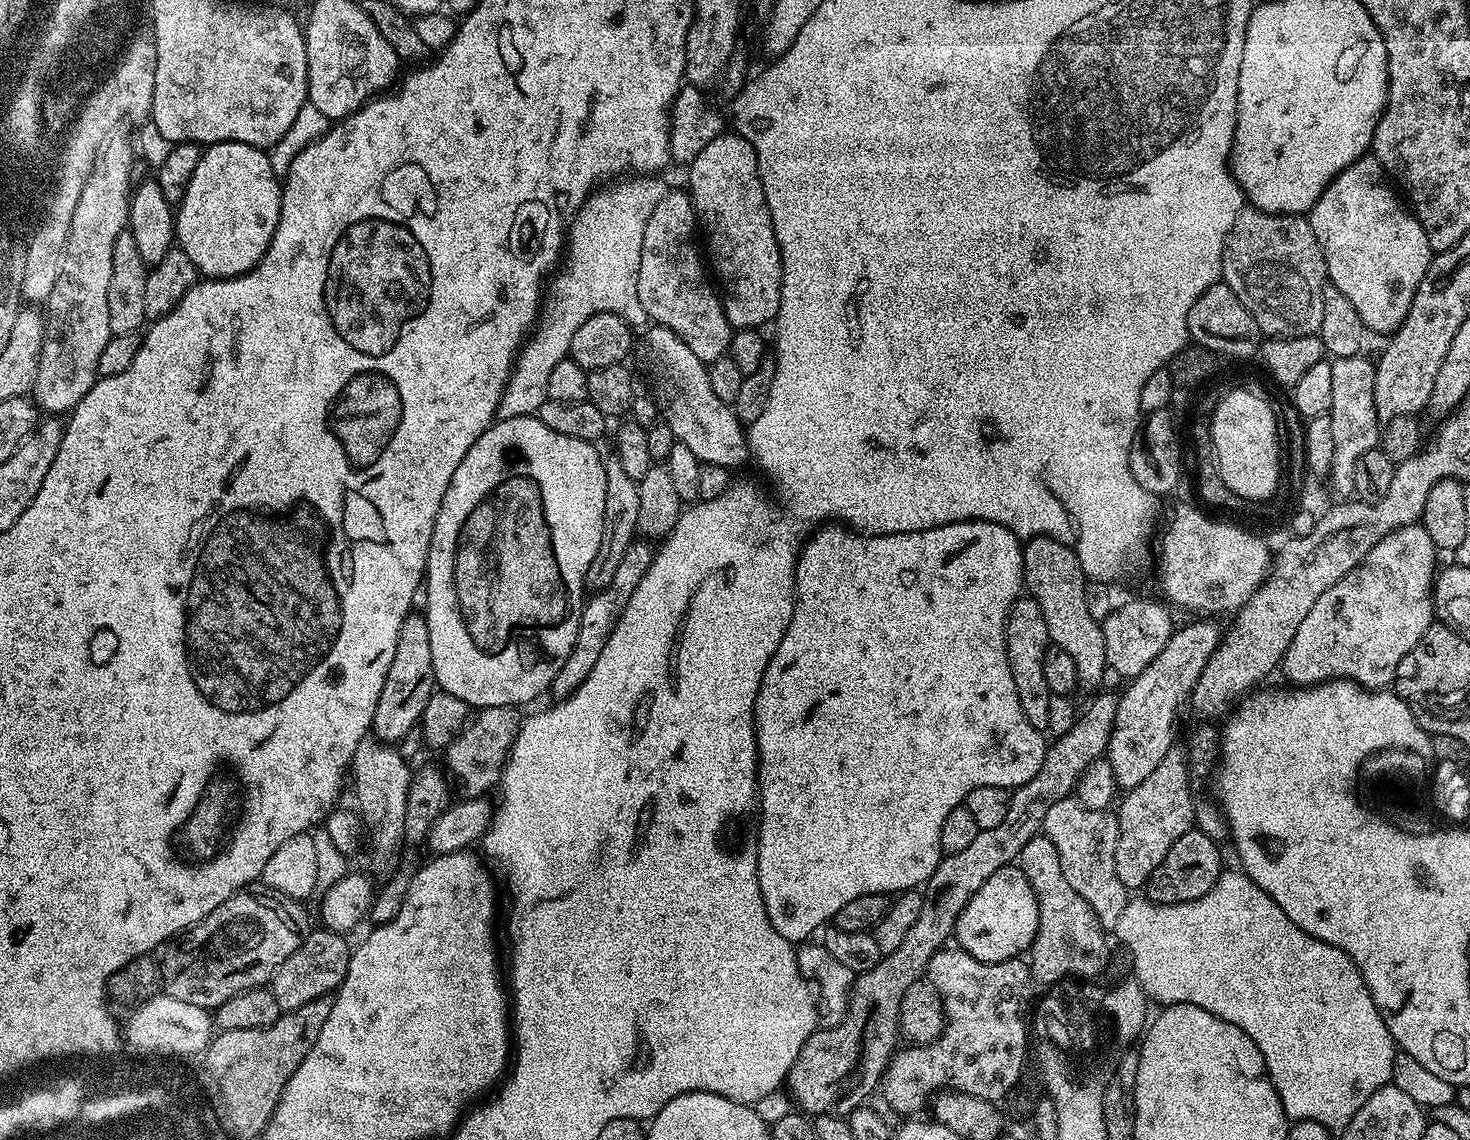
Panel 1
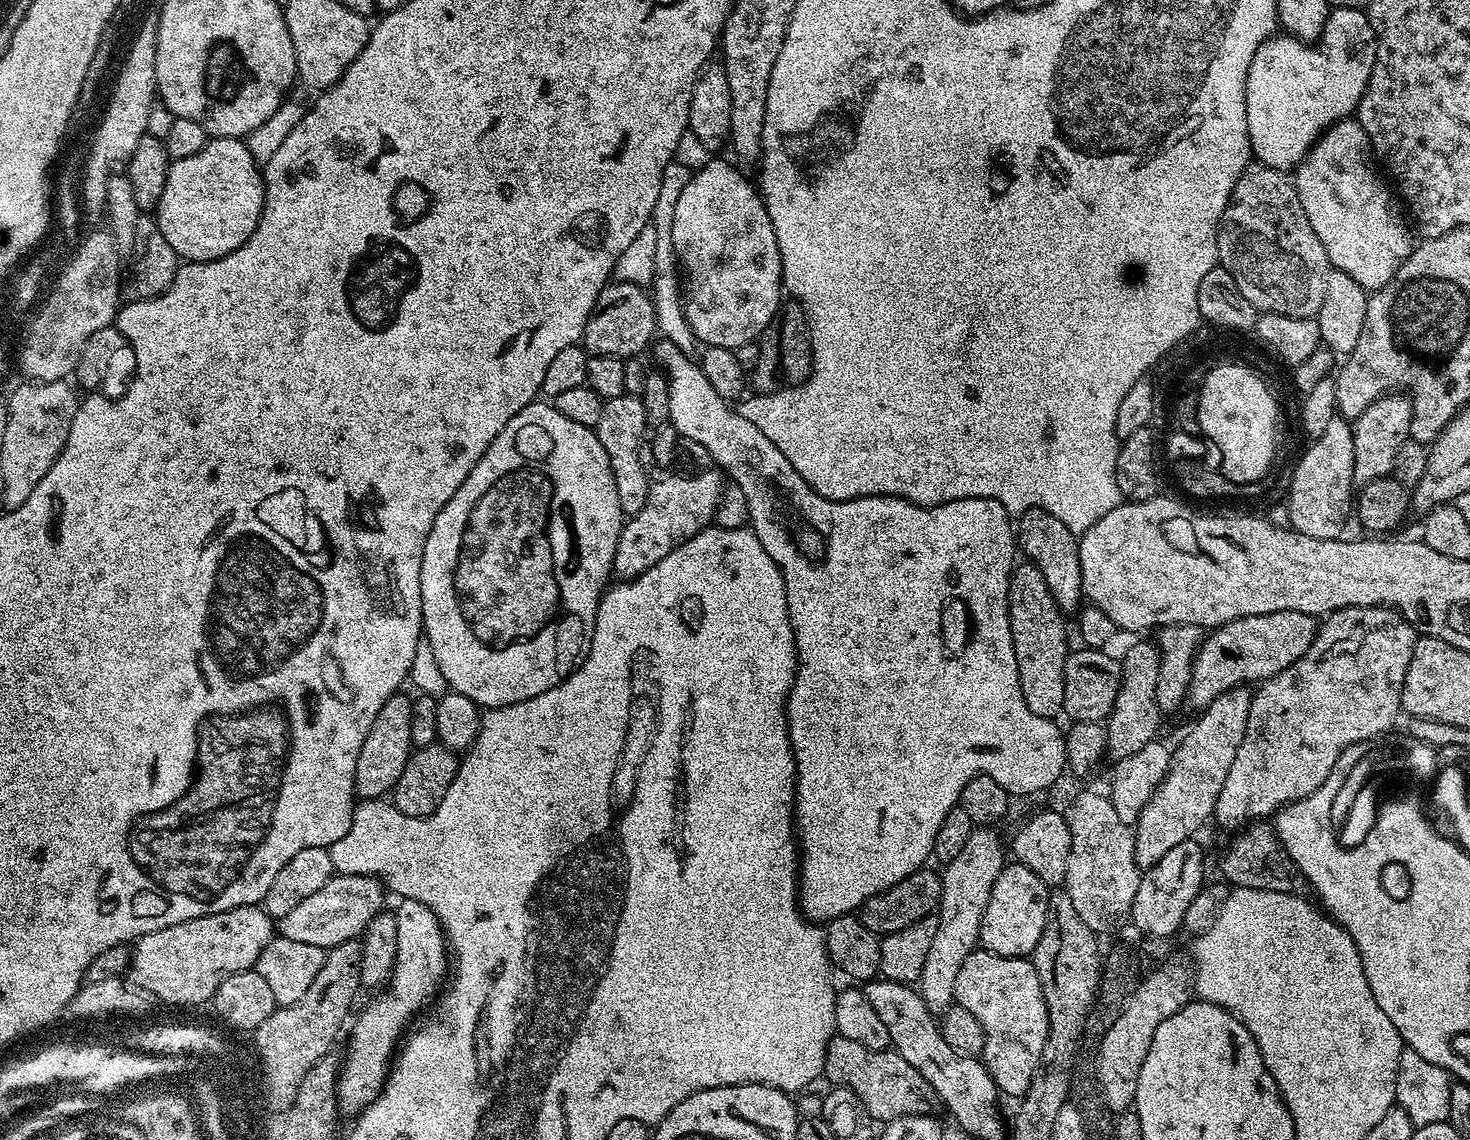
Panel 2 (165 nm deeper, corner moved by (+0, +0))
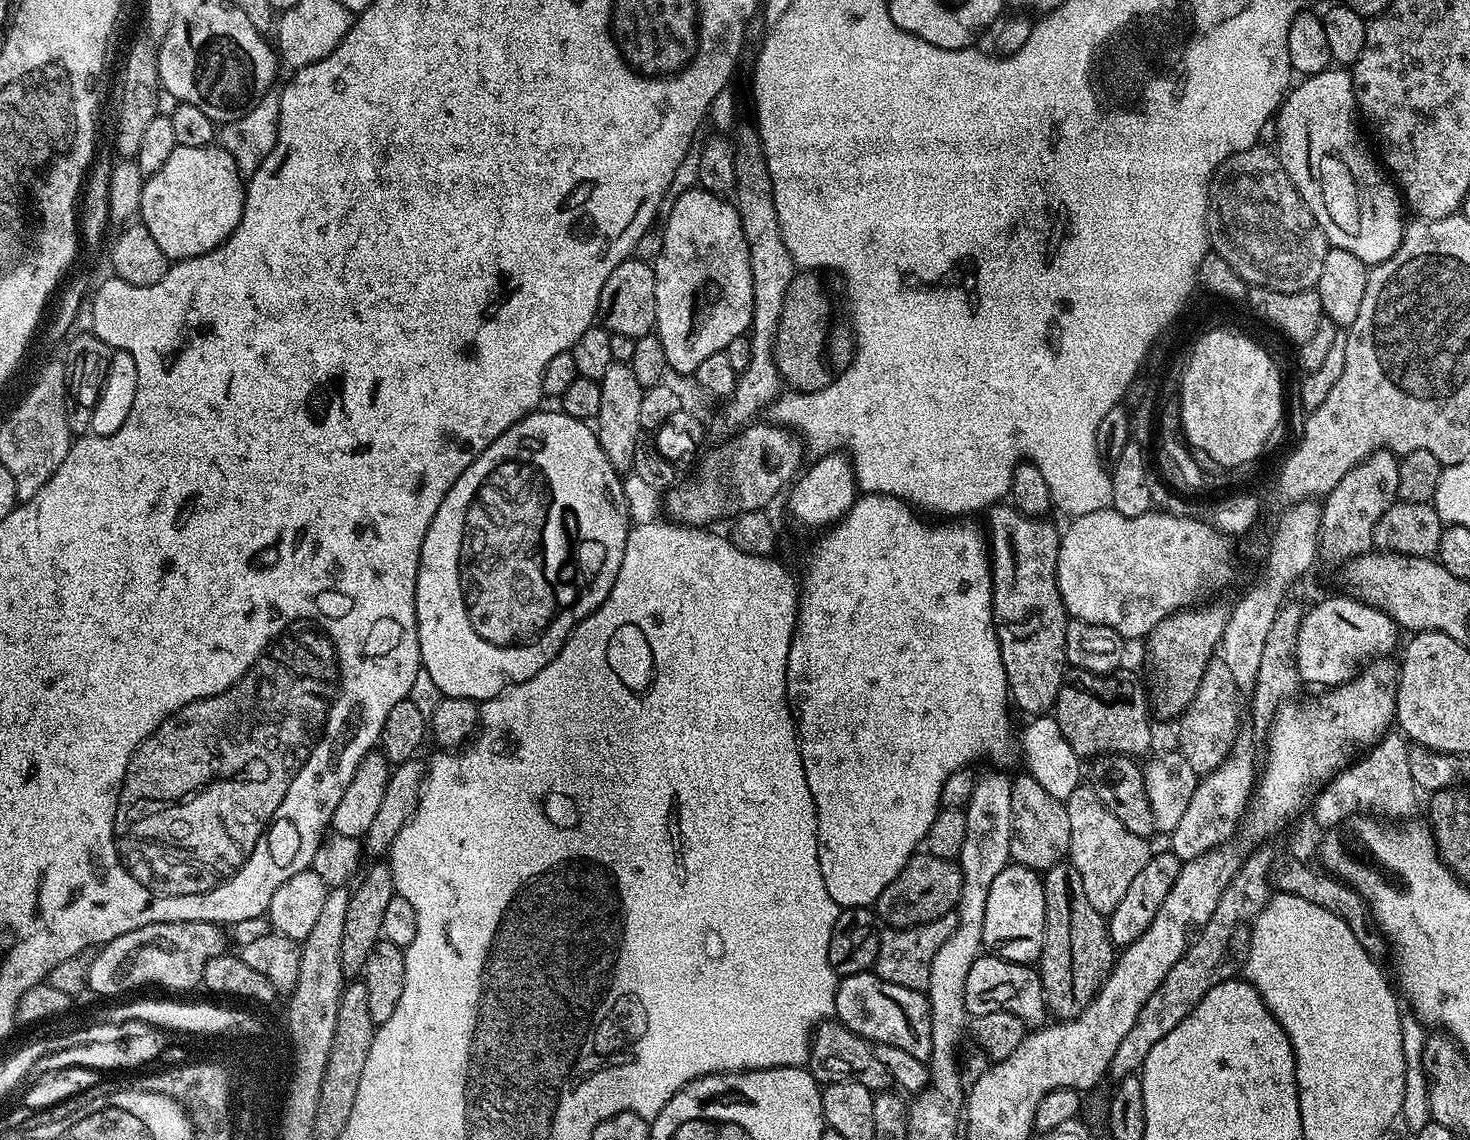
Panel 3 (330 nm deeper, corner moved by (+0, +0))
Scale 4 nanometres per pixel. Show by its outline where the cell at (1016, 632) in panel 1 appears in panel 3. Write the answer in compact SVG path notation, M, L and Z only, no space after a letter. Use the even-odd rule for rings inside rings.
M1001 502L987 509L986 517L988 516L988 528L986 527L986 536L990 541L990 559L992 562L992 620L996 624L996 637L1000 643L1002 650L1002 662L1006 666L1006 674L1008 675L1008 691L1011 699L1024 712L1029 712L1029 717L1035 718L1051 713L1056 706L1058 698L1058 690L1064 685L1064 677L1066 669L1069 667L1068 659L1066 658L1066 626L1070 619L1068 612L1064 609L1064 603L1060 597L1058 590L1058 578L1056 577L1056 559L1058 558L1058 550L1060 549L1061 529L1055 528L1051 524L1051 519L1041 518L1039 516L1027 516L1019 512L1011 503Z

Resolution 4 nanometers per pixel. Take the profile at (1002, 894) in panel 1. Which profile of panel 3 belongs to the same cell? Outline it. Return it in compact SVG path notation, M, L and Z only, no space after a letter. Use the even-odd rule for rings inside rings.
M1009 862L994 878L986 898L986 922L982 922L983 947L1003 960L1031 965L1039 961L1046 930L1046 894L1041 873Z

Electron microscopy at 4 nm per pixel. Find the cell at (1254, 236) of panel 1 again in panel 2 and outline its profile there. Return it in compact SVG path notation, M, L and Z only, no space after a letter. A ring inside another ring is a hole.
M1250 162L1246 166L1246 170L1242 170L1232 191L1232 197L1229 198L1226 210L1222 214L1220 224L1216 227L1216 254L1219 267L1226 269L1230 278L1234 278L1234 282L1238 282L1238 290L1242 290L1246 302L1253 304L1257 313L1286 314L1286 318L1314 318L1320 313L1322 298L1326 294L1326 274L1330 267L1326 246L1322 246L1322 242L1318 242L1318 234L1314 234L1314 226L1310 226L1310 218L1306 218L1306 210L1302 210L1302 202L1298 202L1295 183L1285 173L1279 172L1277 168L1271 168L1259 162Z

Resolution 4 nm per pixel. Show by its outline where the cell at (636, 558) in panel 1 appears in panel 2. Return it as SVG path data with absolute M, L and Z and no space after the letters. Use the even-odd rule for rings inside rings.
M708 466L688 474L692 476L668 475L672 474L661 475L664 476L661 480L653 479L649 483L646 506L624 521L612 563L612 571L617 577L641 576L650 566L666 558L666 554L697 536L715 521L726 483L725 473L719 467Z

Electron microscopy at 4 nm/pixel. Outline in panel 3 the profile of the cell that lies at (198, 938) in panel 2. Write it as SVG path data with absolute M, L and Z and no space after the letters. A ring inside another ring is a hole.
M179 920L165 924L147 924L130 934L122 934L96 952L88 971L88 988L100 996L120 996L143 984L161 984L184 992L204 979L204 967L210 958L225 955L226 932L219 924L205 920Z

